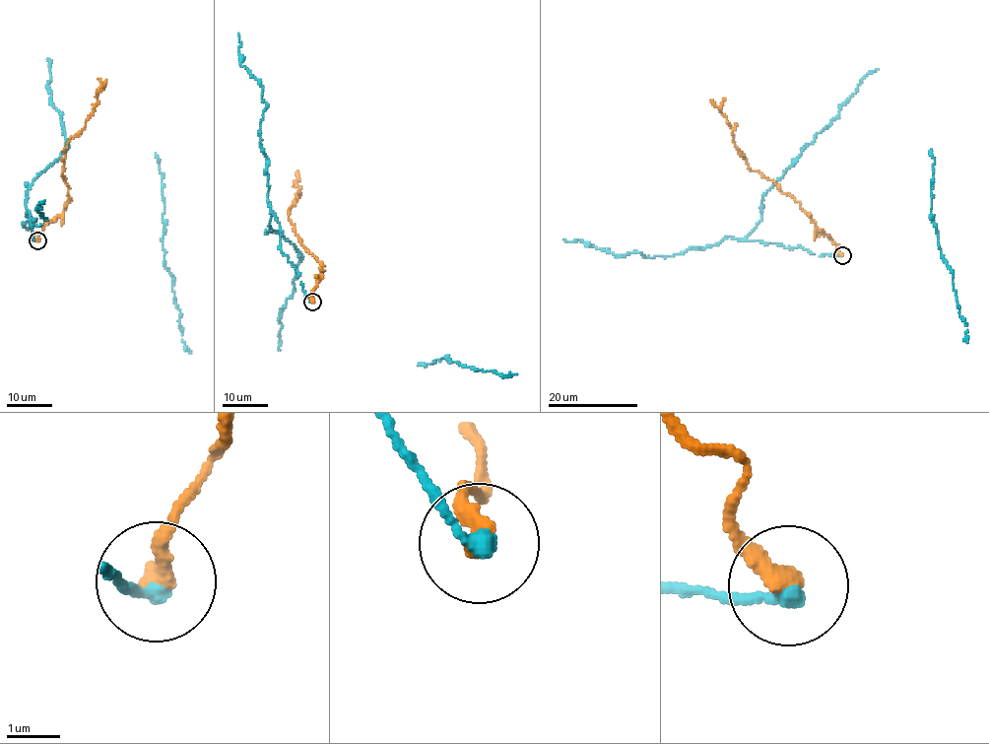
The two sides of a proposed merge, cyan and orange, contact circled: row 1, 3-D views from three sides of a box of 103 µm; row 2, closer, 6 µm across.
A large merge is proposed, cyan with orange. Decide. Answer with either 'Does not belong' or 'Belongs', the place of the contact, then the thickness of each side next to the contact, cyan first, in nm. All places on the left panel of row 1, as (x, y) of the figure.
Does not belong. Place: (37, 240). Thickness 300 nm (cyan) against 400 nm

